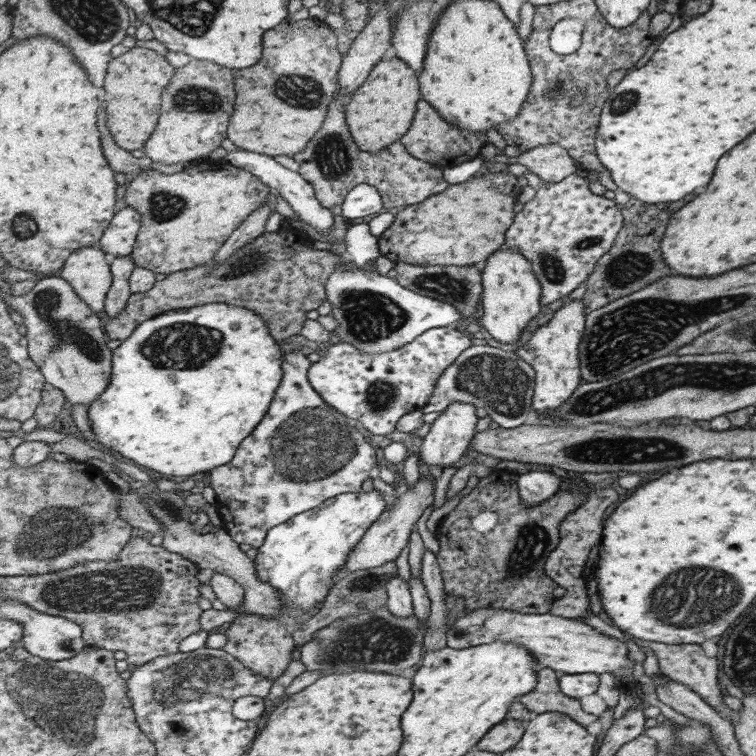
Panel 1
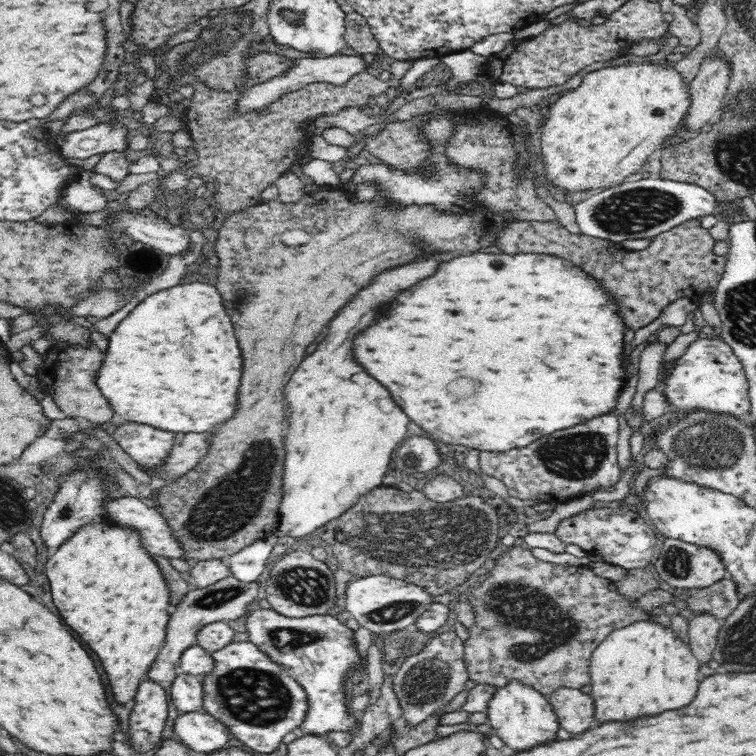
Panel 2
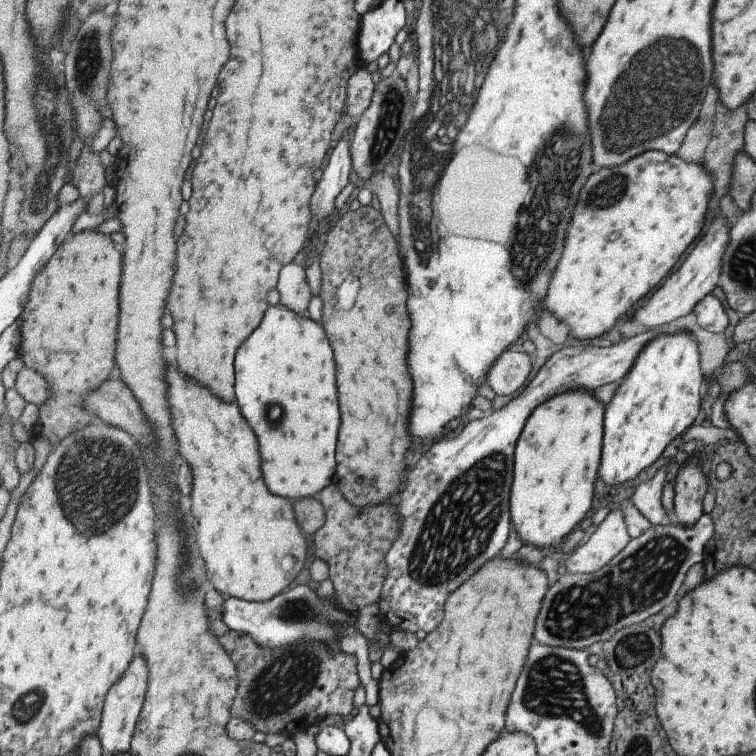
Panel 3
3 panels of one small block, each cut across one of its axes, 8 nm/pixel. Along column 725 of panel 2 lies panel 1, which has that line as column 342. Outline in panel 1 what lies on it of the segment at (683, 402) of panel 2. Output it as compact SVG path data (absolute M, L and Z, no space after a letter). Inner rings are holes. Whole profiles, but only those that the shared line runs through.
M453 326L433 328L421 334L413 343L405 344L385 353L361 353L353 344L336 343L327 348L326 354L309 368L309 381L325 401L339 412L359 422L372 439L383 437L397 430L397 422L415 410L425 408L435 392L437 380L456 363L457 358L473 347L473 340Z

